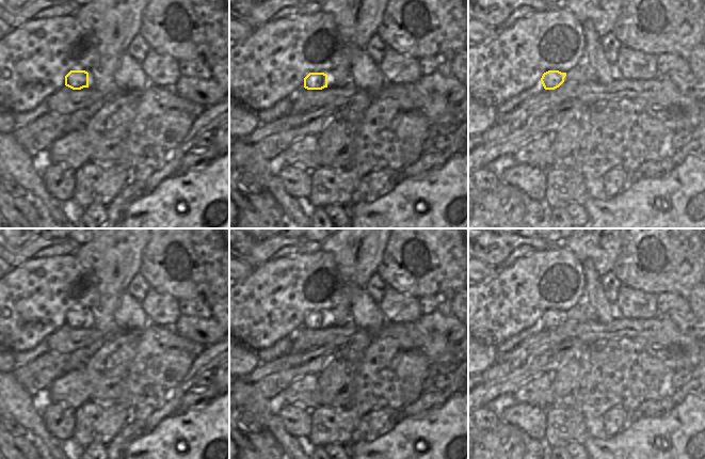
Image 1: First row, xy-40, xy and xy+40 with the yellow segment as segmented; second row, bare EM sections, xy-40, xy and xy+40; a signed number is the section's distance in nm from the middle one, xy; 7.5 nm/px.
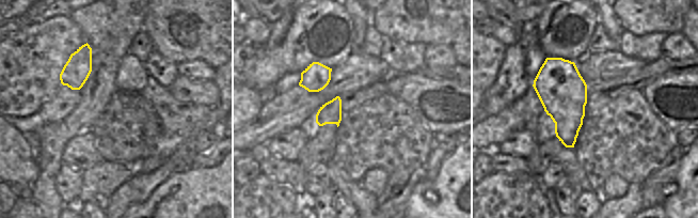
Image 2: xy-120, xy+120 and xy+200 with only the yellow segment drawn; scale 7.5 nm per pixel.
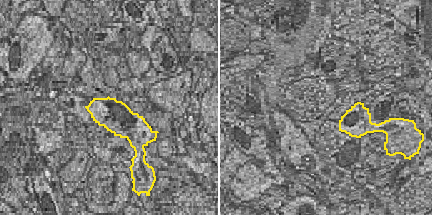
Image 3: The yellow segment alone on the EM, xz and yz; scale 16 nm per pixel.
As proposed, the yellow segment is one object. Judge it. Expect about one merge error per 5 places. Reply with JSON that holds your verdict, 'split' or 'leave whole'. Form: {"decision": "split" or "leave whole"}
{"decision": "leave whole"}

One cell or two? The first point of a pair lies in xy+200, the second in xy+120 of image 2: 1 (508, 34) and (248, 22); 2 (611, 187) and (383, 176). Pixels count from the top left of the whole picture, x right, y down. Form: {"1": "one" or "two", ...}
{"1": "one", "2": "one"}

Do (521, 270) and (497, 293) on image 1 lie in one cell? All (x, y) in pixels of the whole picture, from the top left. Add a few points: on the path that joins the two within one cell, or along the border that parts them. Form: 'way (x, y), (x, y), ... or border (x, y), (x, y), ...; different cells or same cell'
way (517, 277), (503, 290); same cell

